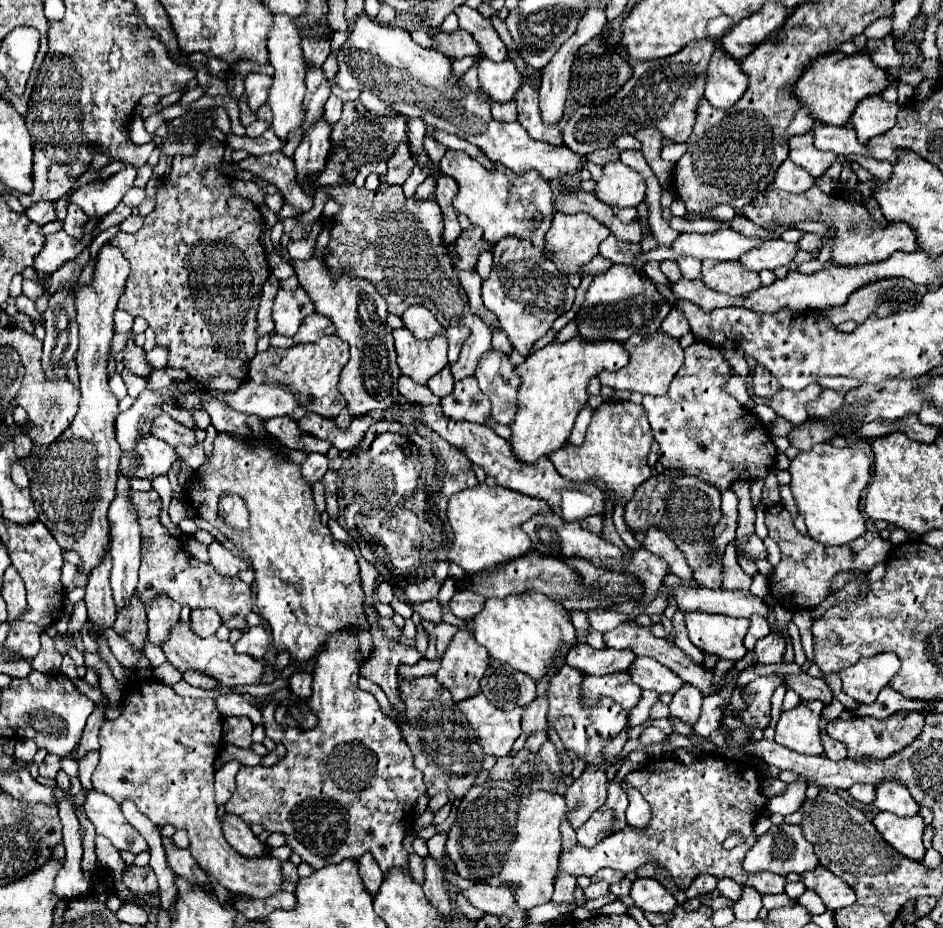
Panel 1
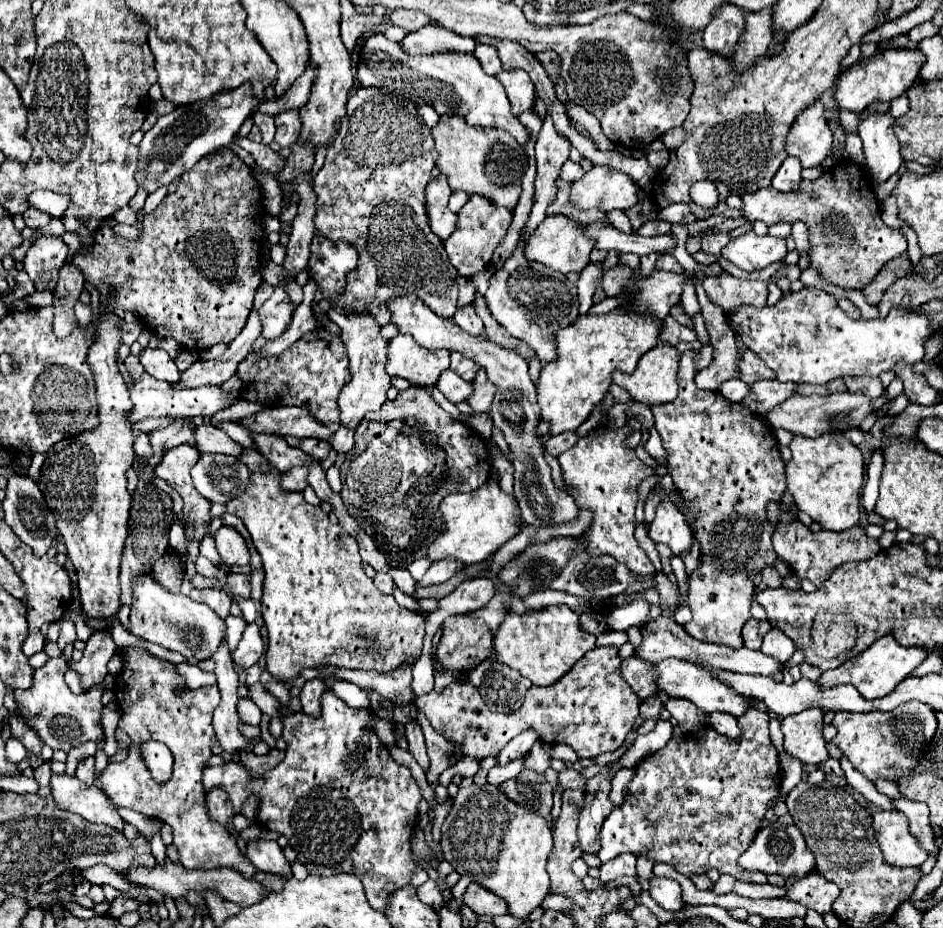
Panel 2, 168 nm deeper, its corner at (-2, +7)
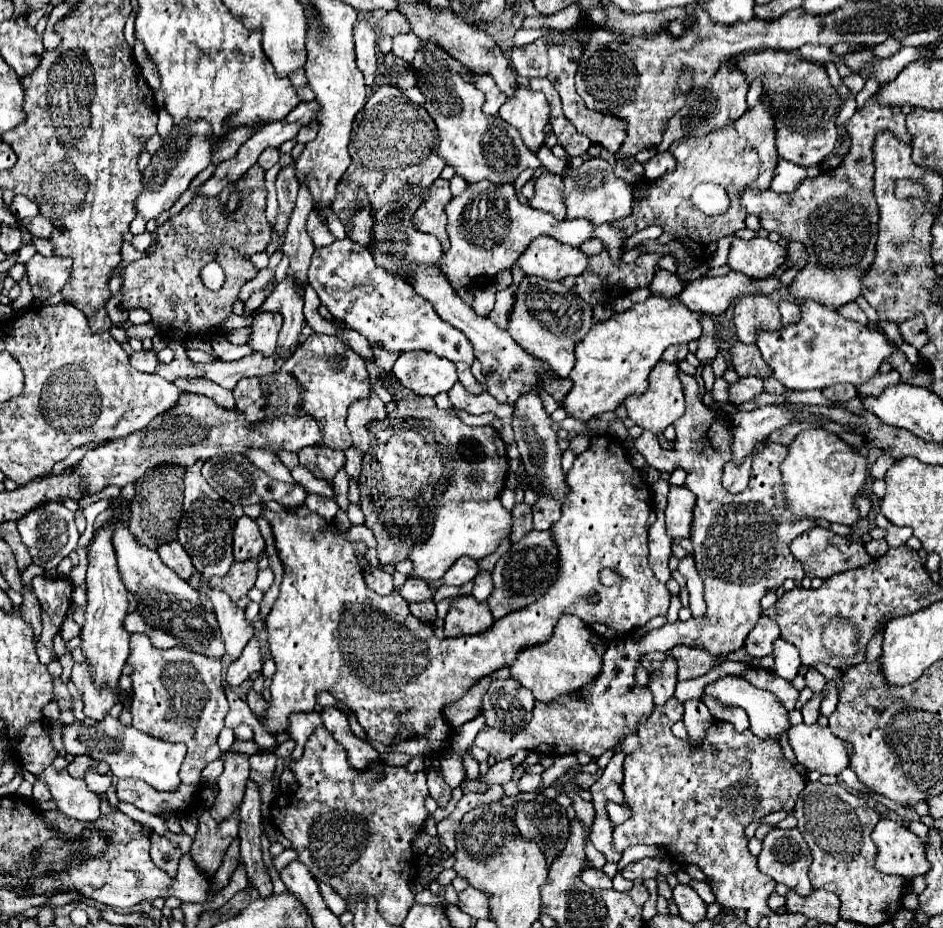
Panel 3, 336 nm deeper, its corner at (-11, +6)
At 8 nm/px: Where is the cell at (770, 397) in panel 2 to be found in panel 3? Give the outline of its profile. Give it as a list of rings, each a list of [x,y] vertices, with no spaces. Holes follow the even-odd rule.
[[[746,376],[746,378],[740,378],[738,382],[730,384],[728,386],[728,400],[730,400],[730,404],[738,406],[738,404],[742,404],[742,402],[746,402],[746,400],[762,394],[764,392],[762,390],[762,382],[764,382],[762,378]]]

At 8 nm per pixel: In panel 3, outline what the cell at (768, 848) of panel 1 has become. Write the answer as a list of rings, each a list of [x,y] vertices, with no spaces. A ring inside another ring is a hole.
[[[772,828],[766,834],[762,842],[762,852],[758,856],[758,868],[762,874],[770,876],[774,882],[786,884],[800,896],[808,896],[812,892],[808,880],[810,862],[810,850],[796,828]]]

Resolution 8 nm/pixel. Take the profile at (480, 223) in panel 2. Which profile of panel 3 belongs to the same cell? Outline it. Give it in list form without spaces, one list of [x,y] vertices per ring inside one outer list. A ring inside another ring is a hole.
[[[488,180],[468,184],[460,196],[454,196],[446,206],[450,250],[440,258],[440,270],[454,290],[472,288],[490,282],[500,270],[514,266],[518,256],[536,236],[552,236],[568,246],[580,246],[590,240],[594,226],[586,220],[556,220],[552,214],[534,210],[518,202],[514,184],[496,186]]]

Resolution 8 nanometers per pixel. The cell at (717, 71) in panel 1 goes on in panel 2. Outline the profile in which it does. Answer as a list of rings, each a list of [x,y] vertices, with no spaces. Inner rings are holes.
[[[723,5],[703,31],[703,45],[711,55],[735,55],[735,45],[745,29],[745,11],[735,5]]]

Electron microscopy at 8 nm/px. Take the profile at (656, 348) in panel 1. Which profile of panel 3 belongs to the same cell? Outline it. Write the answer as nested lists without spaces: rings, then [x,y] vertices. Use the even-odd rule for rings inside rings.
[[[658,362],[654,370],[650,372],[650,386],[648,392],[642,396],[632,396],[624,400],[624,406],[628,410],[628,418],[634,420],[636,426],[652,432],[654,436],[664,434],[664,430],[674,424],[682,414],[684,414],[684,394],[682,394],[682,384],[678,380],[678,366],[676,364],[666,364]]]

